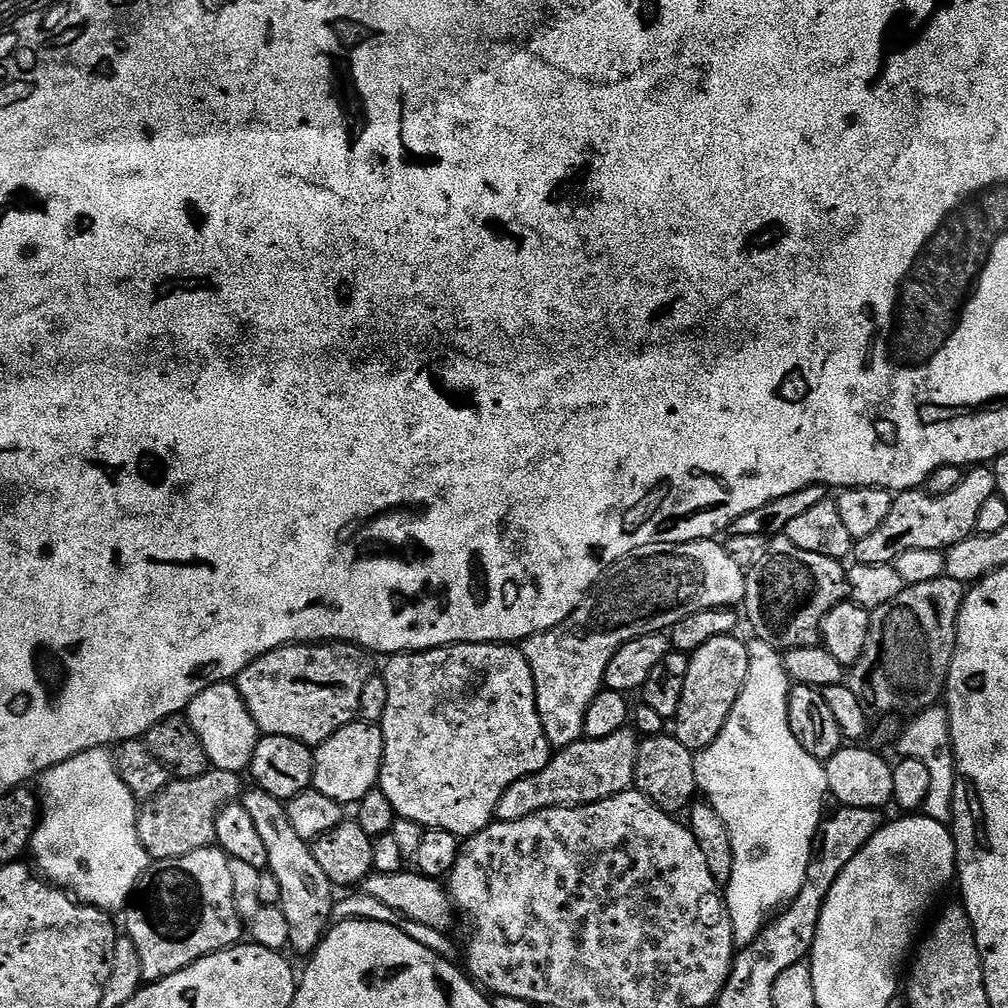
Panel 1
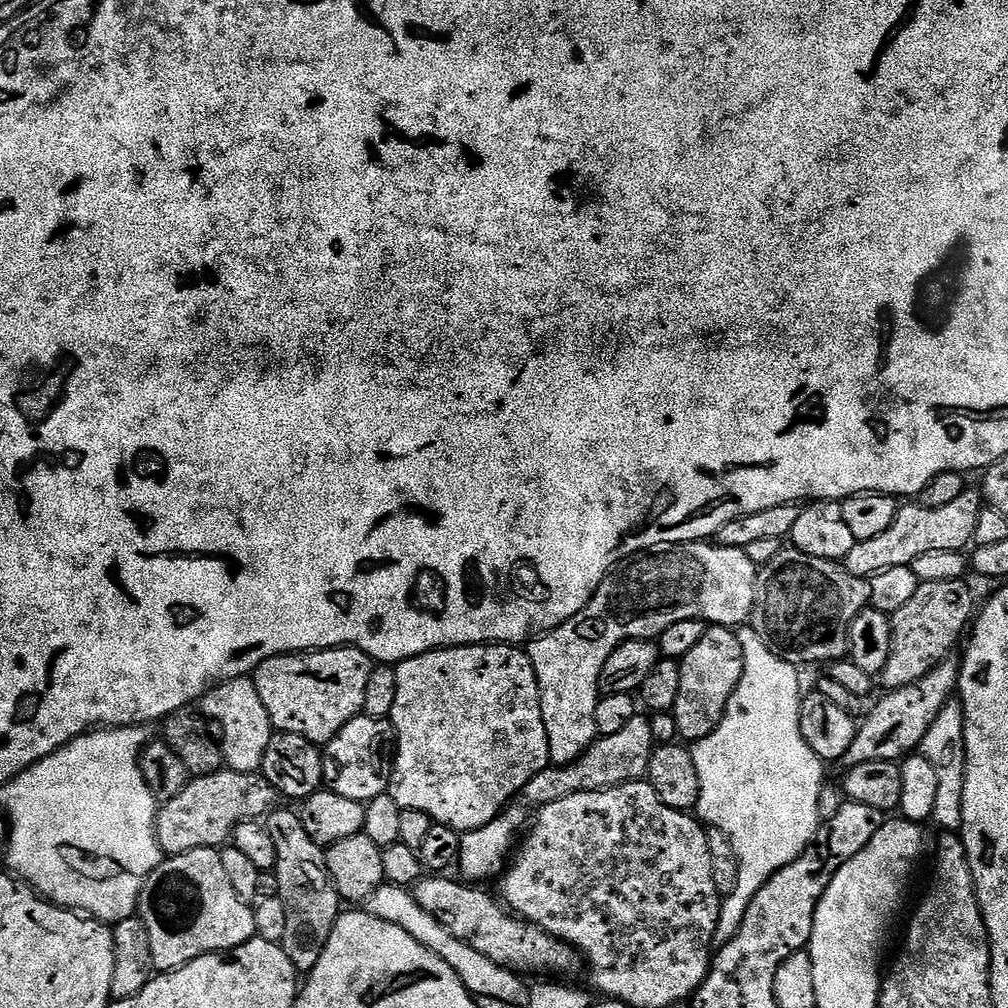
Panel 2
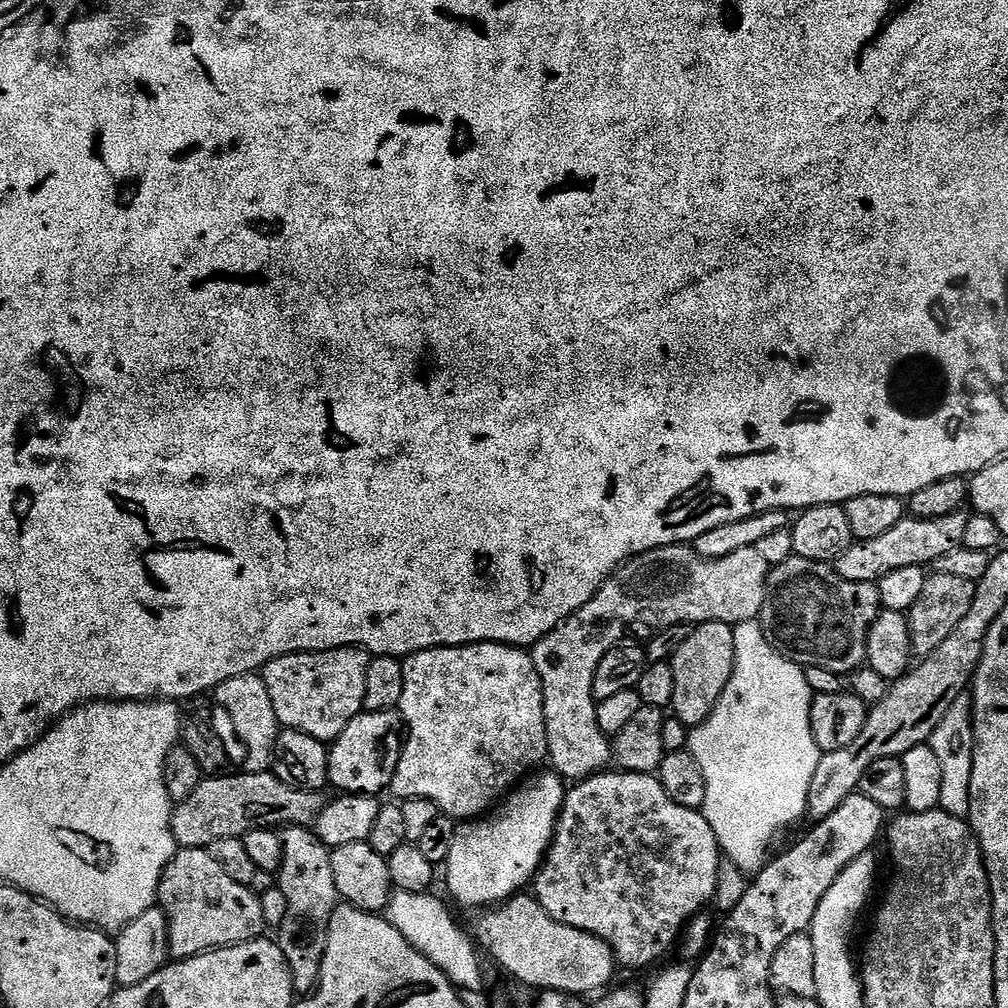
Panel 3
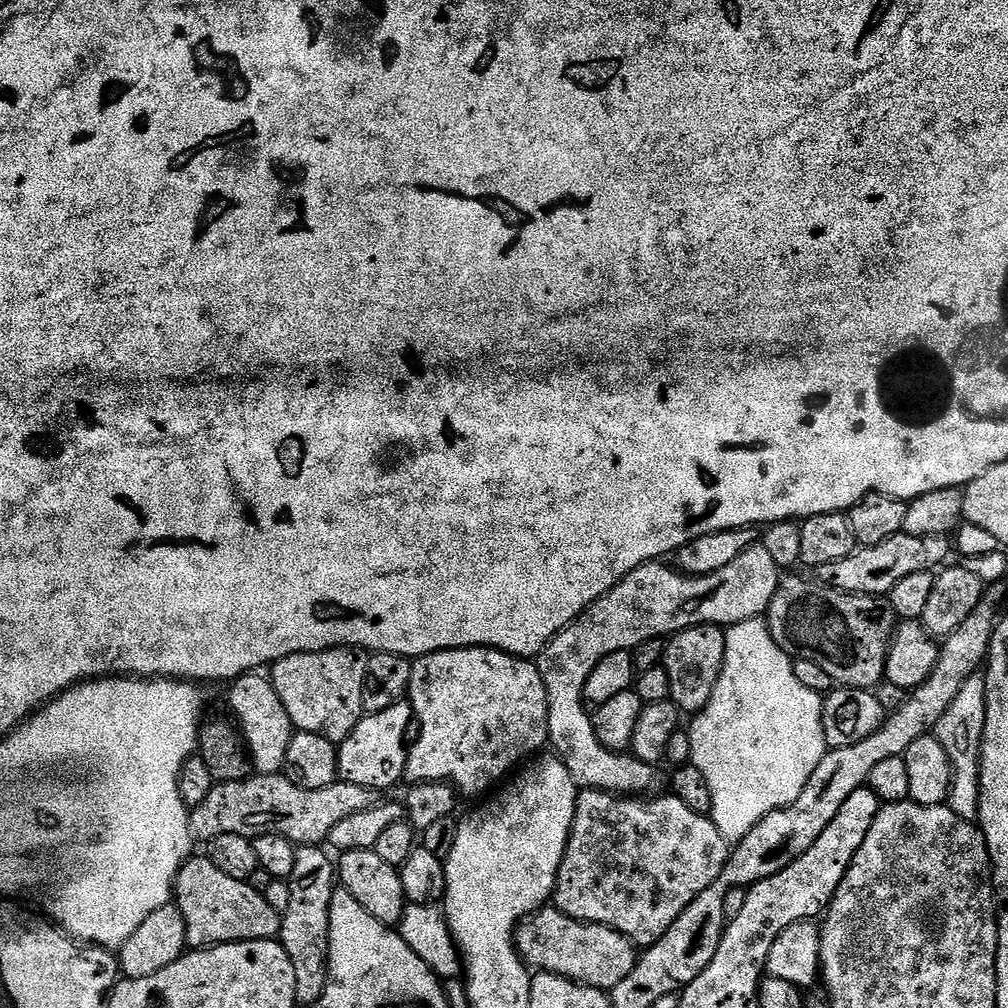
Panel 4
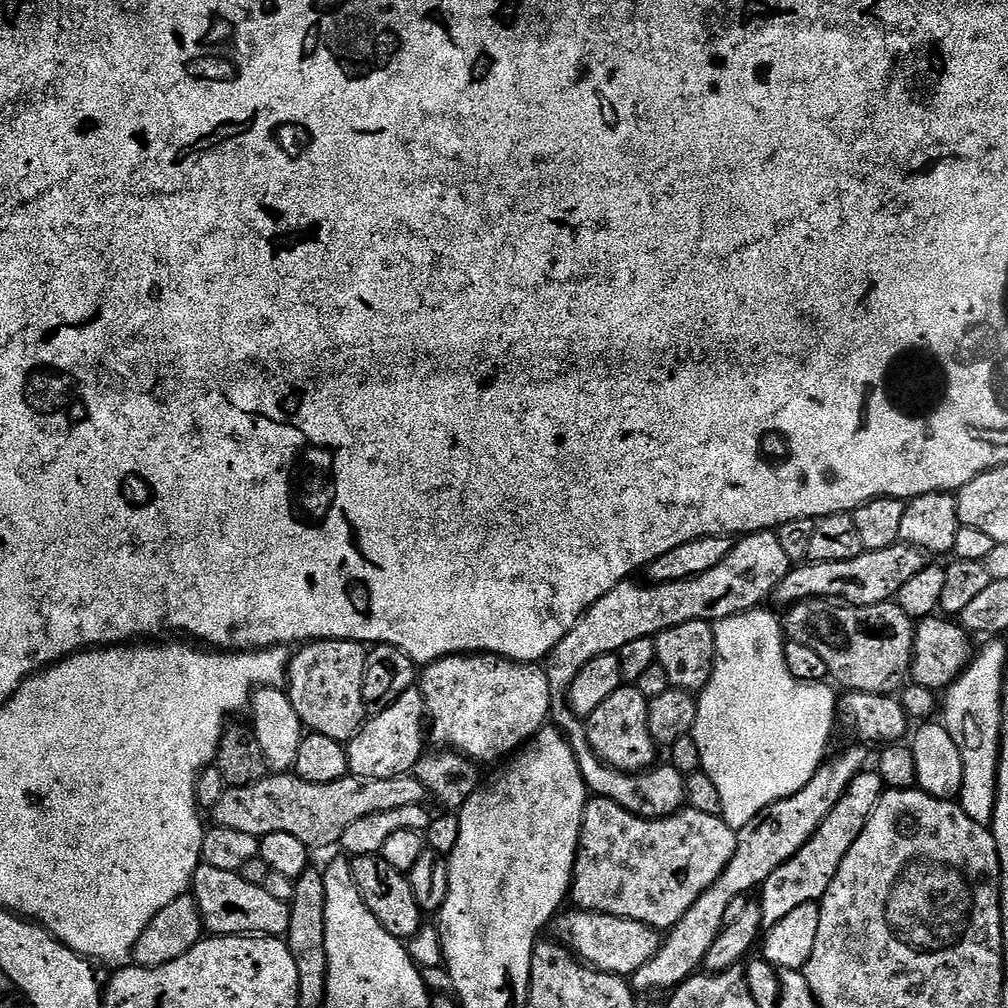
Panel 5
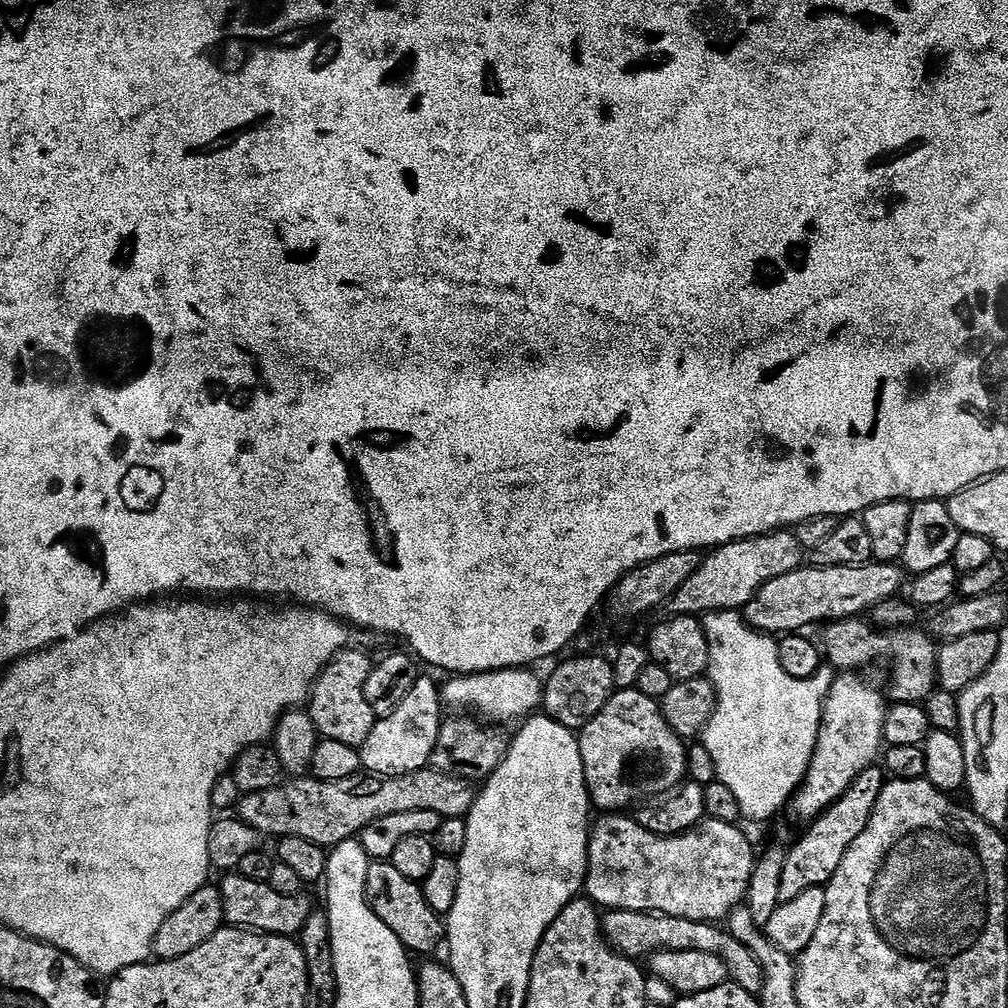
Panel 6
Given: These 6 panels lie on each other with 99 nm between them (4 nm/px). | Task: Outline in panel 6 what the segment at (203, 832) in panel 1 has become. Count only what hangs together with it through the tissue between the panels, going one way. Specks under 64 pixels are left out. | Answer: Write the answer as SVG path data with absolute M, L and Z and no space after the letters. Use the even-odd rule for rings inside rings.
M431 767L401 776L357 774L342 782L322 782L311 778L292 778L270 790L241 795L239 819L245 820L261 837L293 836L321 844L331 850L343 840L359 837L360 832L386 814L406 814L410 810L434 810L442 818L467 817L476 800L477 789L469 781Z

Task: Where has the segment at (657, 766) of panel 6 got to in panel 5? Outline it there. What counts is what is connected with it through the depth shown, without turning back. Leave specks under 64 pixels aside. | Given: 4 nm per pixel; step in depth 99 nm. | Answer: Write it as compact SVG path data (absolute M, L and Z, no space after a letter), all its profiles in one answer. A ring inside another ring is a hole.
M621 686L594 710L594 714L587 716L588 741L602 763L629 774L639 774L657 763L658 745L648 725L649 703L635 686Z

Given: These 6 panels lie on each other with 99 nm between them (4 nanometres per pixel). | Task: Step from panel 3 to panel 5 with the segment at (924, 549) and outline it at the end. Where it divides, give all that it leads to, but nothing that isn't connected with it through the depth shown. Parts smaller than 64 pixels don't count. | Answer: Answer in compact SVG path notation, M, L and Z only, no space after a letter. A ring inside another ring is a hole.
M903 542L886 550L865 550L858 558L846 562L804 562L793 567L782 578L774 593L774 600L783 606L800 604L804 600L831 598L836 602L858 606L874 606L889 603L899 597L902 586L926 567L925 553Z

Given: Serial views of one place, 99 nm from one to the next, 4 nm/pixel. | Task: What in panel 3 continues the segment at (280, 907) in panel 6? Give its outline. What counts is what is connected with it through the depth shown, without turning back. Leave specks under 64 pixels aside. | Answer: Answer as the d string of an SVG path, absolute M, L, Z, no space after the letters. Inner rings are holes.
M180 848L168 863L156 891L158 907L168 926L168 946L176 960L199 952L229 948L266 932L260 897L247 884L234 882L206 848Z

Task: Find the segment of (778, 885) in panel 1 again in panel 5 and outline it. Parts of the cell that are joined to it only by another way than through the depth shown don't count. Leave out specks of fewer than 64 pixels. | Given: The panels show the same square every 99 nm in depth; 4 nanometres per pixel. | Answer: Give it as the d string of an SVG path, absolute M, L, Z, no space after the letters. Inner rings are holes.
M761 606L752 609L751 612L744 612L741 616L731 616L725 620L717 620L712 624L712 629L716 637L714 646L716 647L716 661L710 682L699 693L696 706L696 721L692 727L690 735L694 742L698 742L698 754L702 754L702 770L714 781L714 786L722 798L722 816L730 827L743 830L748 824L753 823L757 818L764 815L771 804L776 804L780 800L790 798L814 778L814 774L825 763L826 755L824 751L828 748L828 739L832 736L832 727L835 729L838 724L838 696L832 693L833 685L828 682L819 684L804 684L801 680L796 680L794 674L786 666L784 657L784 645L786 643L786 633L782 627L781 617L775 616L772 612L767 612L767 607Z

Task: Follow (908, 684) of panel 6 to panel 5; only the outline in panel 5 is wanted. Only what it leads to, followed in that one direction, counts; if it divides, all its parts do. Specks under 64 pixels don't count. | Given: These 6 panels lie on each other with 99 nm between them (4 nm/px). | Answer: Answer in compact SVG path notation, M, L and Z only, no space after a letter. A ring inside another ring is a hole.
M831 599L804 600L787 609L788 617L782 620L782 627L788 640L810 646L826 662L828 675L848 692L865 692L879 696L896 696L909 683L912 674L912 657L915 656L916 624L911 616L902 610L899 603L889 602L874 606L858 606L833 602Z

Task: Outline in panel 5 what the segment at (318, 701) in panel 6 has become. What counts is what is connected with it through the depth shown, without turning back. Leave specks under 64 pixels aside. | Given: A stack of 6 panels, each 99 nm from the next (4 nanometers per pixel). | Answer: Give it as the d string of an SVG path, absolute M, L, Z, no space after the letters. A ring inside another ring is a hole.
M318 640L301 648L304 649L297 656L295 653L291 657L286 681L286 691L290 702L294 702L294 710L298 710L298 718L309 733L326 734L326 738L341 742L354 739L366 719L362 698L364 671L368 669L368 652L365 645L353 640Z

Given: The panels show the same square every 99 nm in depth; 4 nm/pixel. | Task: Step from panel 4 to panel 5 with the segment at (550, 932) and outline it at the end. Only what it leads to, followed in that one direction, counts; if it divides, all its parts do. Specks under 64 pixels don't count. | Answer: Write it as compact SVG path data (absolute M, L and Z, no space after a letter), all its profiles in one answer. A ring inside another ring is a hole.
M571 911L557 915L554 921L555 939L569 948L588 967L596 968L599 972L631 978L638 970L642 970L642 966L646 966L646 962L650 962L650 958L654 958L654 954L658 954L660 950L661 933L648 924L634 922L630 918L618 918L614 914Z

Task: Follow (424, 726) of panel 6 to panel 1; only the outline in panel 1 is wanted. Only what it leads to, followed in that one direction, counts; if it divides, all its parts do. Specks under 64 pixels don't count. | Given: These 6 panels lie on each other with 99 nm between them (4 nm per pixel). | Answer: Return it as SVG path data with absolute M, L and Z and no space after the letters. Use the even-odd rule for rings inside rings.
M353 722L342 726L342 730L338 730L330 738L315 745L312 787L318 790L318 794L326 794L326 798L334 798L334 802L338 802L342 806L355 806L362 798L366 798L366 794L370 794L372 788L379 785L383 757L384 735L380 733L377 725L367 722Z

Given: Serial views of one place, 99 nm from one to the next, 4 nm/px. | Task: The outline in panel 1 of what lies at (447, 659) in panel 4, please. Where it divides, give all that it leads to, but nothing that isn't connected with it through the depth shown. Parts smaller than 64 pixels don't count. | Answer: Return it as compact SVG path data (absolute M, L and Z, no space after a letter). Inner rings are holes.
M448 644L444 648L427 648L425 652L402 652L393 655L389 660L392 661L382 669L386 682L386 714L382 714L378 725L380 733L384 735L384 757L378 786L382 794L390 798L390 806L394 806L399 819L413 820L425 829L441 828L461 838L476 836L493 823L502 794L506 794L506 790L514 786L514 782L530 774L538 774L542 766L552 761L554 755L554 749L542 730L536 705L534 674L530 674L530 666L523 651L511 644Z

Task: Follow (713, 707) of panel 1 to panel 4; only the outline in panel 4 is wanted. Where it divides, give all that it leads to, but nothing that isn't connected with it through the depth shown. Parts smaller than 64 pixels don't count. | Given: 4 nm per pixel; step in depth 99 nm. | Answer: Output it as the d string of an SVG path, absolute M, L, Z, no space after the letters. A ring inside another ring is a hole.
M699 624L676 633L665 643L662 667L670 674L670 699L681 713L695 714L710 702L726 658L724 634L721 625Z

